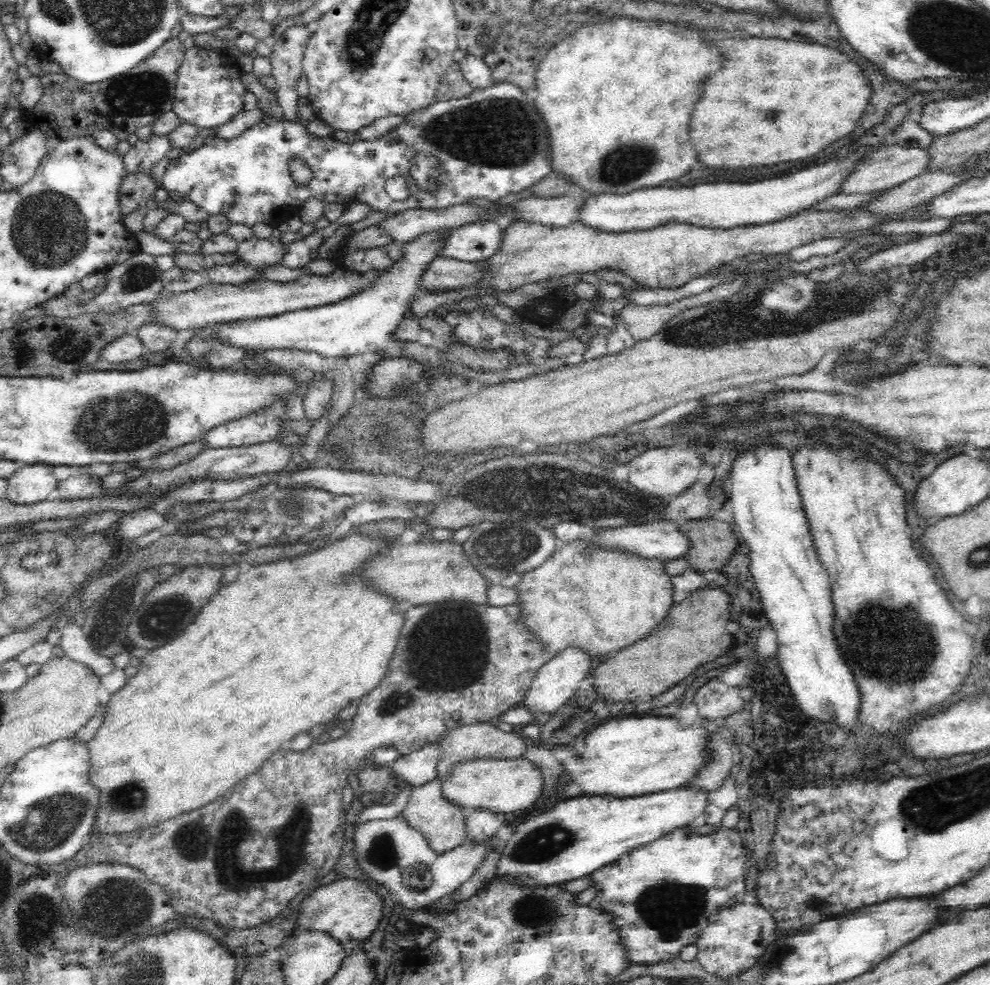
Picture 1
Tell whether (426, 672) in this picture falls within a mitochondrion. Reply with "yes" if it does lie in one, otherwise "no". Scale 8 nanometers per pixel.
yes

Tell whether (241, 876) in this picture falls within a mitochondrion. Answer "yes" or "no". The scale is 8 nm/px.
no

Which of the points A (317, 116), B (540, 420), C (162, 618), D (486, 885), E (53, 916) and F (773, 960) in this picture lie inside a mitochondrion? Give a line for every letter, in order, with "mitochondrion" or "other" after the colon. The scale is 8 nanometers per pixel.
A: other
B: other
C: mitochondrion
D: other
E: mitochondrion
F: mitochondrion

